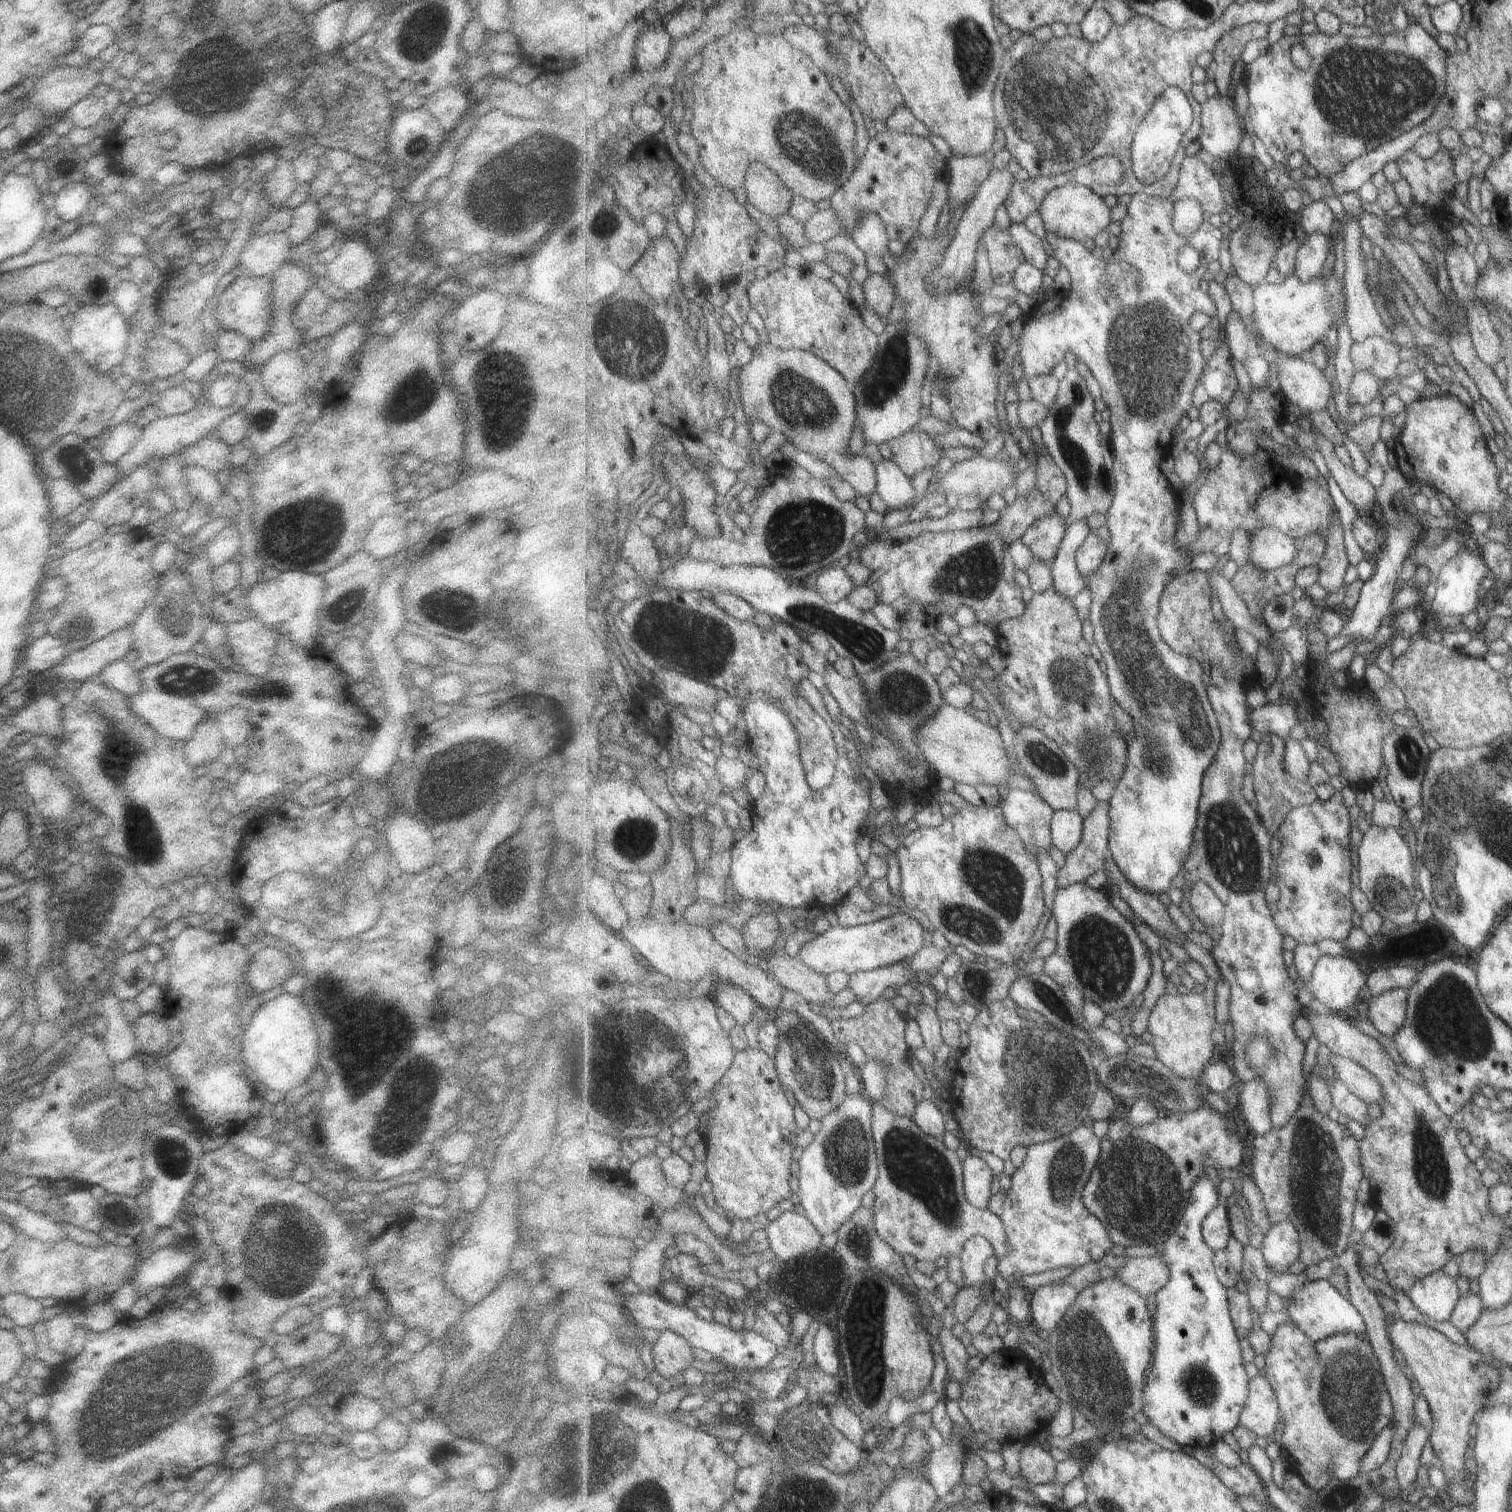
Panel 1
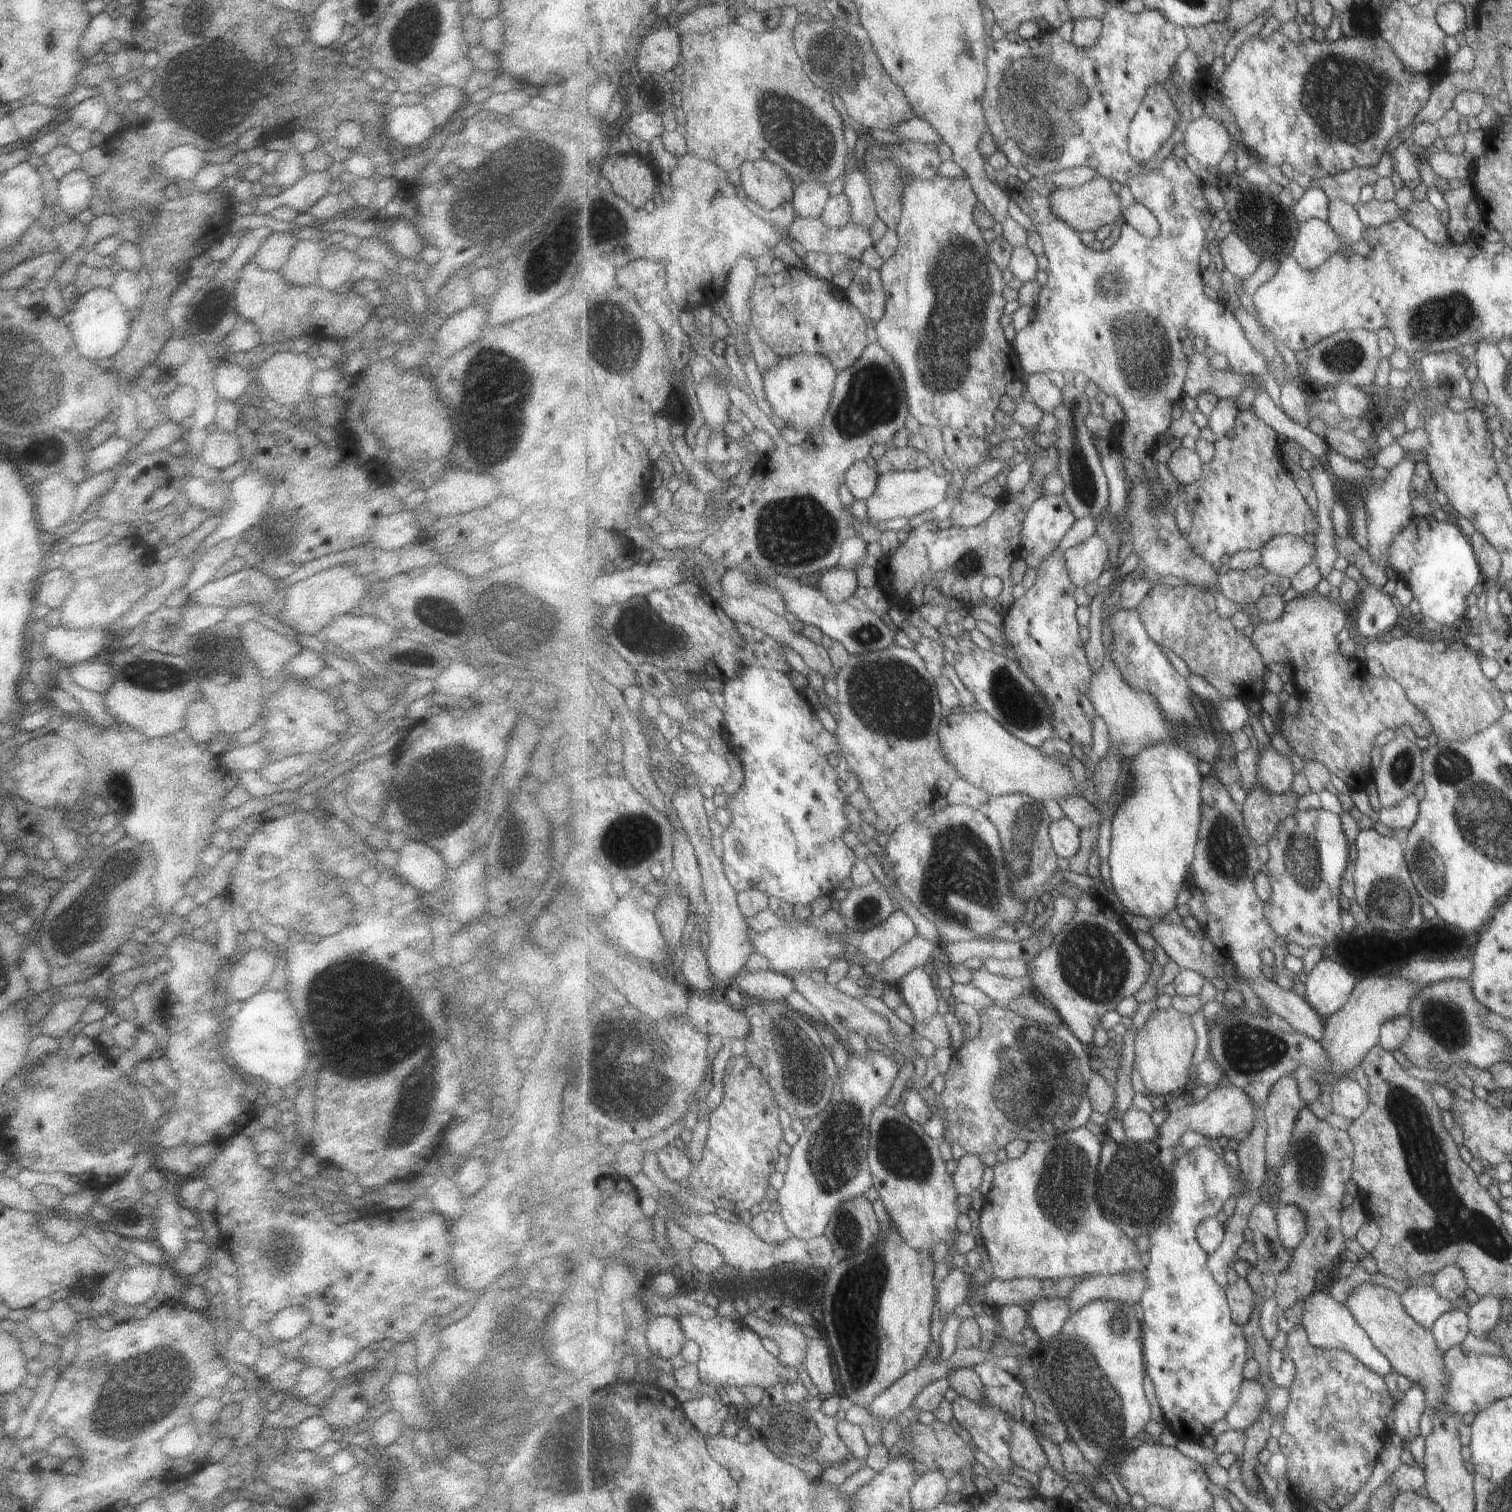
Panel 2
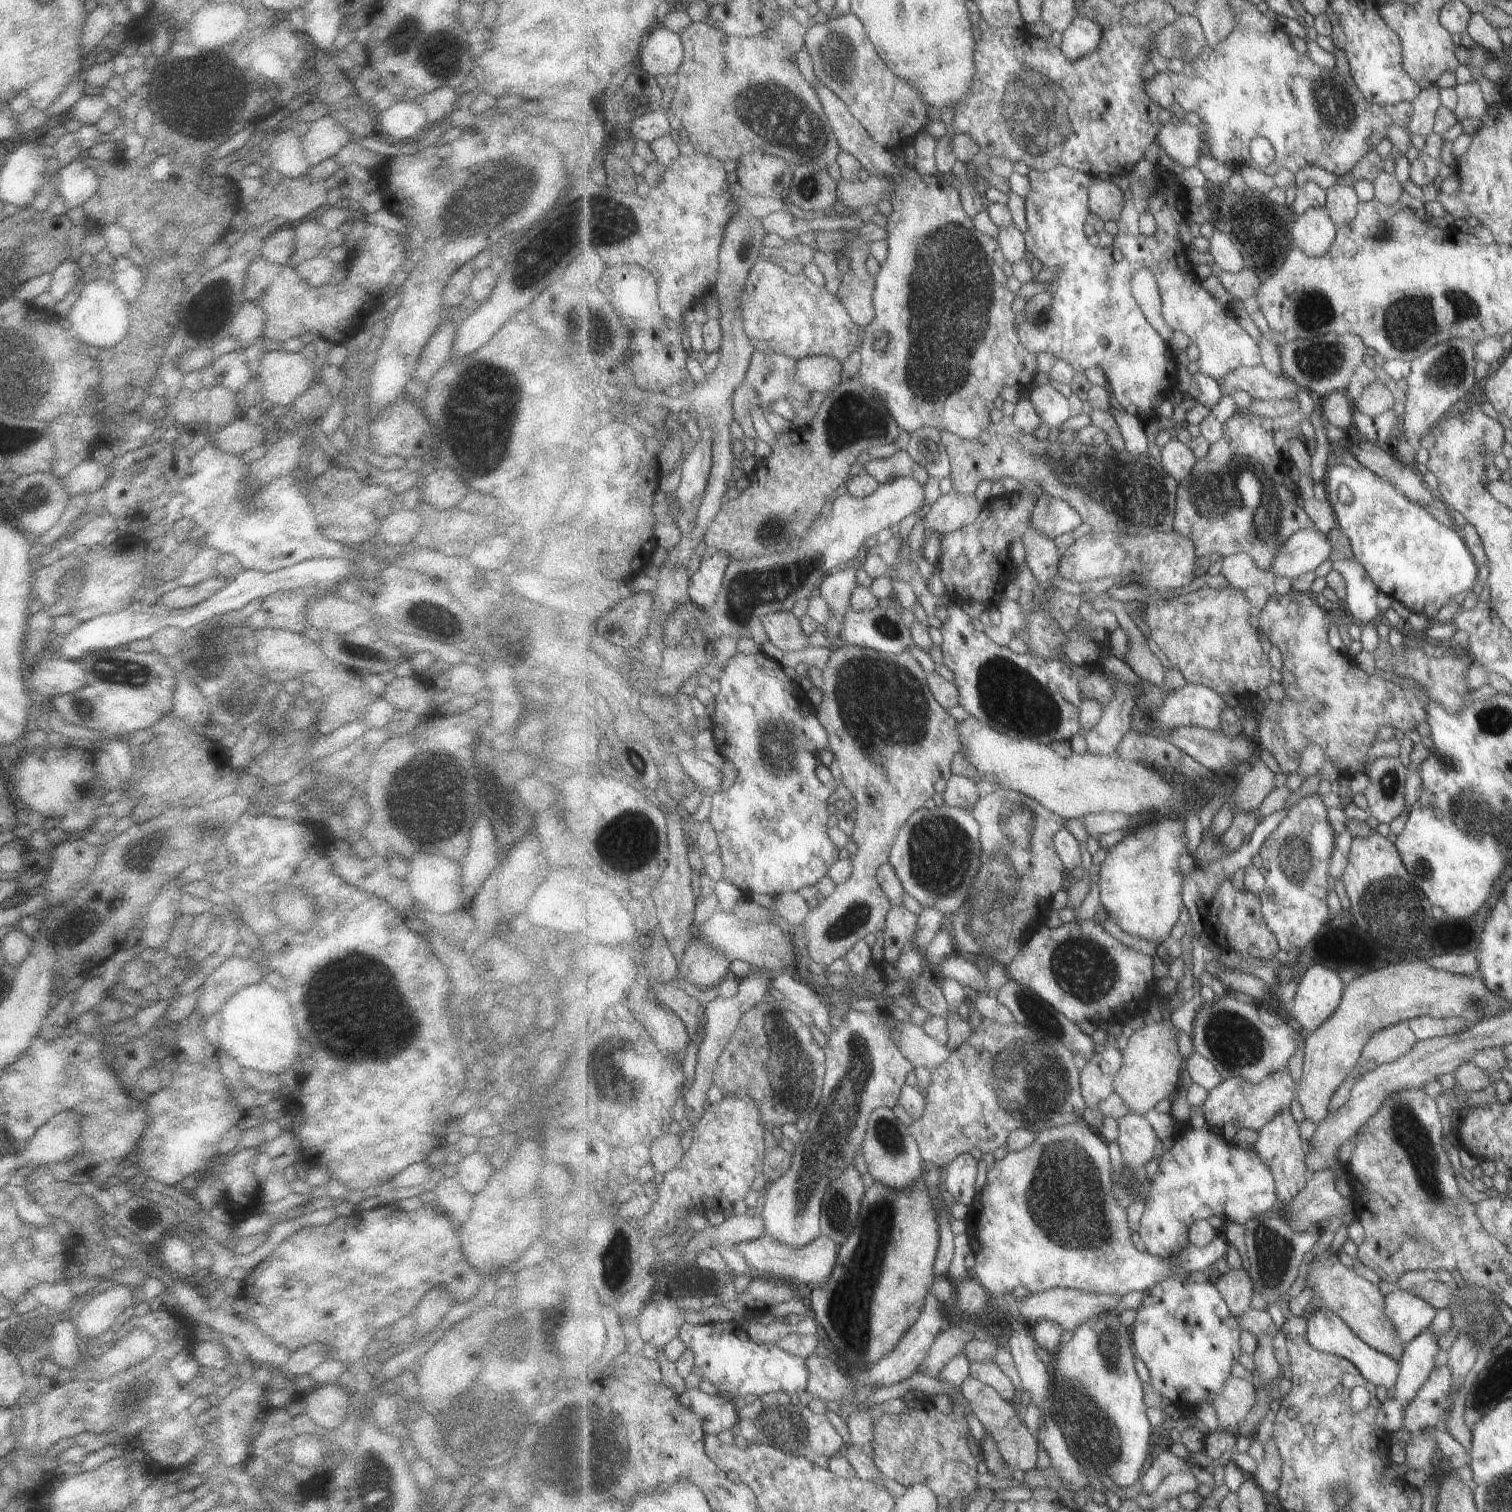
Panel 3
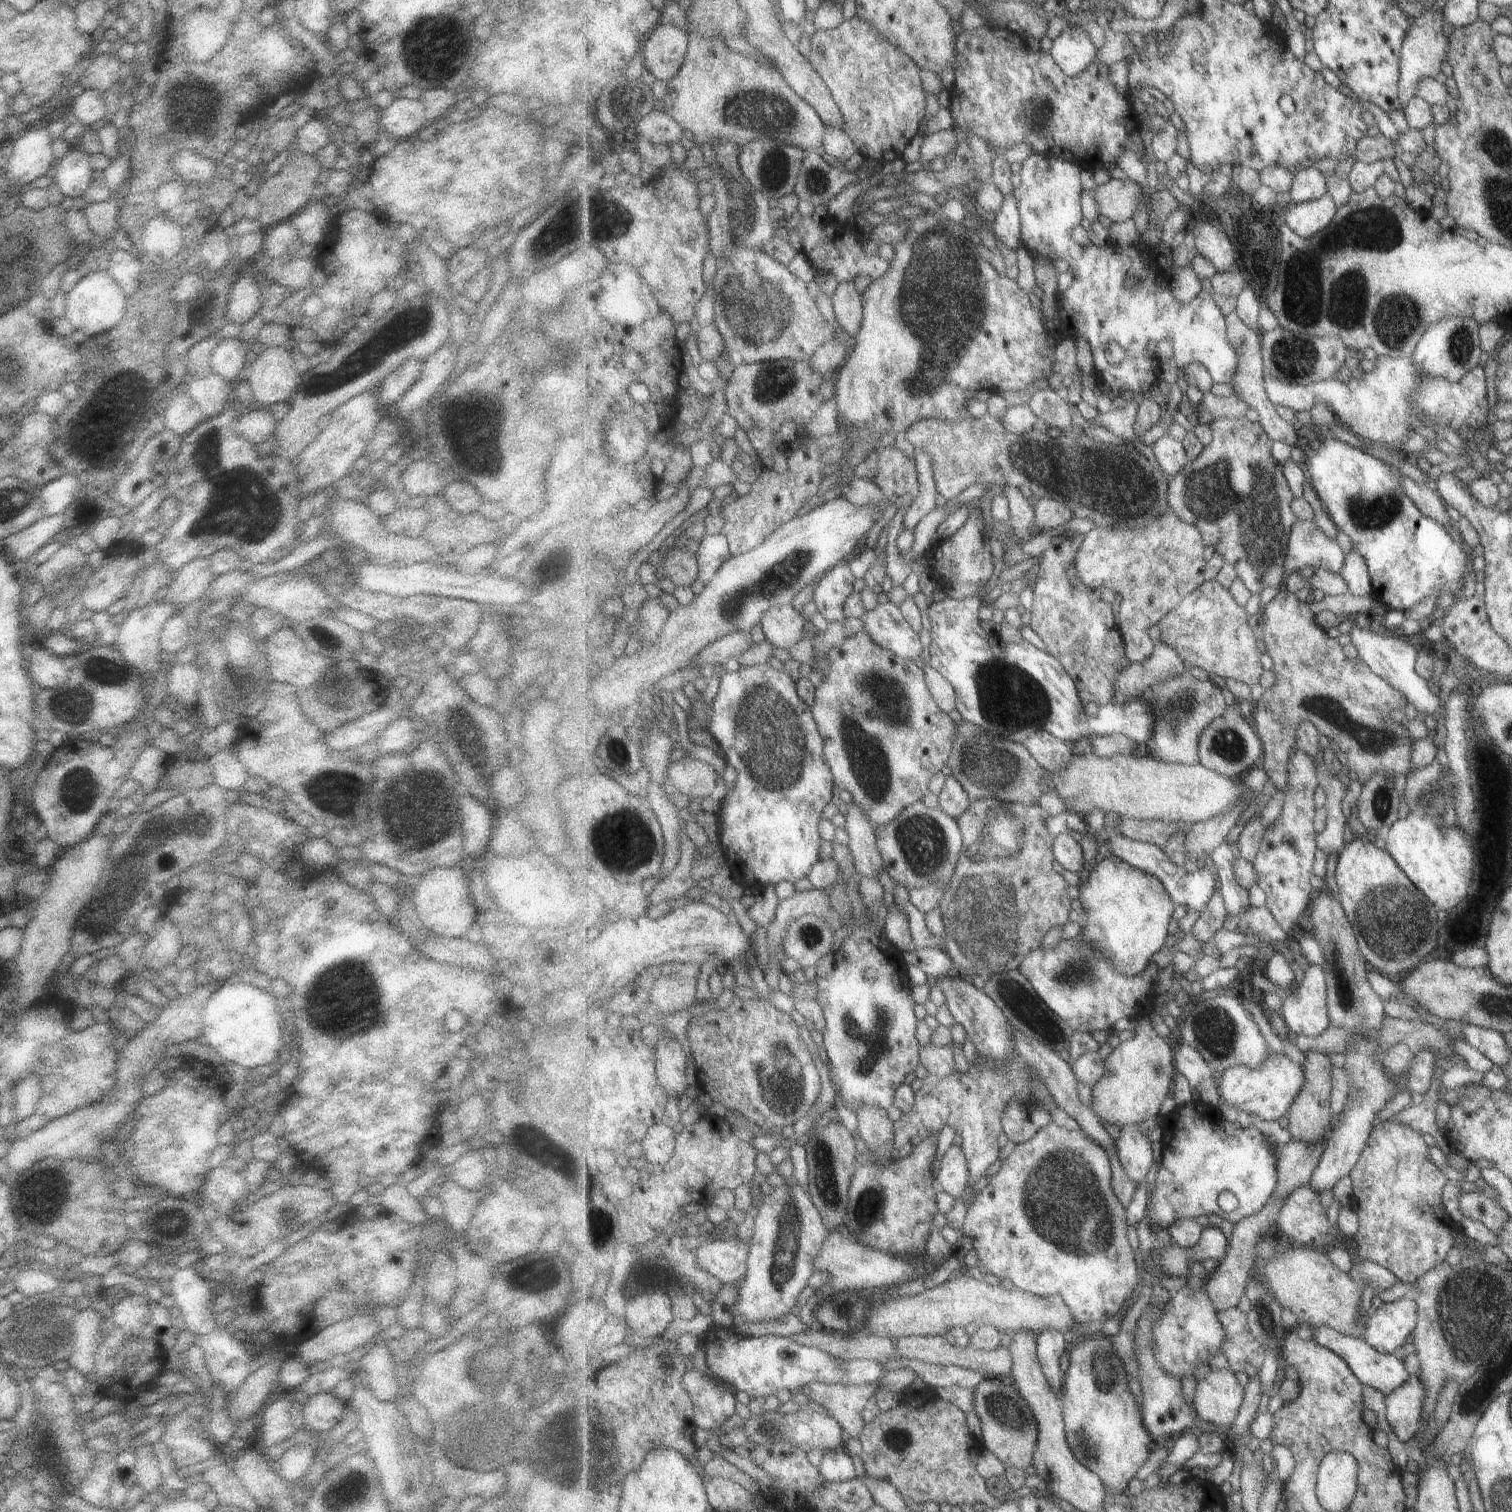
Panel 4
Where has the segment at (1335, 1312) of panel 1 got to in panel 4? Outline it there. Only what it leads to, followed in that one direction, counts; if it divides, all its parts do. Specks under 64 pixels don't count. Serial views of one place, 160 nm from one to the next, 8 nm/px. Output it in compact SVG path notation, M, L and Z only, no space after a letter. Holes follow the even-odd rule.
M1327 1325L1312 1328L1312 1332L1312 1338L1318 1345L1336 1352L1347 1362L1355 1373L1355 1376L1357 1376L1363 1384L1372 1386L1385 1396L1389 1396L1399 1387L1403 1387L1411 1378L1411 1373L1409 1371L1407 1372L1407 1368L1405 1368L1405 1364L1403 1364L1403 1357L1399 1353L1379 1352L1365 1339L1339 1332L1337 1329Z

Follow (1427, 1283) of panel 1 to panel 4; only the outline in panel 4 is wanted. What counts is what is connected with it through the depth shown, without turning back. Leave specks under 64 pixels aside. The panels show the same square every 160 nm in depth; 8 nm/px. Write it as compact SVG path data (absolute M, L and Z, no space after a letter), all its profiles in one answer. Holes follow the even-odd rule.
M1409 1296L1383 1303L1368 1318L1365 1339L1382 1353L1399 1353L1418 1325L1418 1302Z

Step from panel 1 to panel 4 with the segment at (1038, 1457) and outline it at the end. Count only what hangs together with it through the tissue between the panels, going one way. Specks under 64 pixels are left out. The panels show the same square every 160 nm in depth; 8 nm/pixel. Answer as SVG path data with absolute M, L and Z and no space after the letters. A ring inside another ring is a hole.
M988 1376L978 1385L975 1385L974 1412L981 1420L982 1433L980 1446L985 1446L1008 1467L1029 1468L1031 1464L1034 1464L1039 1425L1028 1400L1025 1400L1025 1397L1019 1392L1013 1380L1008 1380L1002 1376Z

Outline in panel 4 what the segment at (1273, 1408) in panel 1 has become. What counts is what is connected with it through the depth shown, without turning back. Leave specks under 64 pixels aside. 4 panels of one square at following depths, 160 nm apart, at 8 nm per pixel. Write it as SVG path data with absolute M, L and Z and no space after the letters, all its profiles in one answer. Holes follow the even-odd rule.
M1209 1369L1203 1380L1196 1386L1194 1404L1196 1413L1209 1425L1209 1429L1222 1432L1223 1426L1233 1424L1237 1413L1244 1403L1246 1385L1239 1384L1237 1376L1231 1369Z

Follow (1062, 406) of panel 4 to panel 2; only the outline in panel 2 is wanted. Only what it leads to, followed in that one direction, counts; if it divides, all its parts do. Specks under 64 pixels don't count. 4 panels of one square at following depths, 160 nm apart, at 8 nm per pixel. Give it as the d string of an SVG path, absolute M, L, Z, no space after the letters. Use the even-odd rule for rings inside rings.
M1025 373L1023 374L1024 384L1026 385L1027 398L1037 403L1044 412L1051 412L1057 410L1062 403L1062 390L1055 386L1045 373Z

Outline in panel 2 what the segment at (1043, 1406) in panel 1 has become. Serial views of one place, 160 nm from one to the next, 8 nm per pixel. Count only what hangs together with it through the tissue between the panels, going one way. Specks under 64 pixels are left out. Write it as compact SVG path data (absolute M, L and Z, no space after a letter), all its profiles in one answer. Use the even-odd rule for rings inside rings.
M993 1361L982 1362L974 1369L984 1382L987 1389L987 1399L972 1401L967 1397L957 1396L952 1402L952 1418L970 1433L971 1440L993 1460L999 1467L1001 1474L1015 1475L1011 1470L1014 1460L1011 1457L1010 1442L1014 1431L1014 1421L1023 1422L1023 1396L1027 1394L1024 1384Z

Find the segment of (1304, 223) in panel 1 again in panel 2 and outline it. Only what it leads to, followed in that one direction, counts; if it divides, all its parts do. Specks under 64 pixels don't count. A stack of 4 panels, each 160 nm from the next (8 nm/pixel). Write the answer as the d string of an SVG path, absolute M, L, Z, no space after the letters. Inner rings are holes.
M1311 187L1305 190L1303 196L1297 202L1292 203L1292 212L1300 223L1307 222L1312 218L1328 222L1330 201L1324 190Z

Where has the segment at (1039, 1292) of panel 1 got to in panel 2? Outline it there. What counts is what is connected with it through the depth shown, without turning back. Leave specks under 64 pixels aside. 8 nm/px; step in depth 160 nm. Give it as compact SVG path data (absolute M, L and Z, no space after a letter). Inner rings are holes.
M1063 1297L1041 1299L1029 1308L1029 1324L1035 1330L1036 1339L1046 1345L1058 1336L1062 1326L1072 1315L1068 1300Z

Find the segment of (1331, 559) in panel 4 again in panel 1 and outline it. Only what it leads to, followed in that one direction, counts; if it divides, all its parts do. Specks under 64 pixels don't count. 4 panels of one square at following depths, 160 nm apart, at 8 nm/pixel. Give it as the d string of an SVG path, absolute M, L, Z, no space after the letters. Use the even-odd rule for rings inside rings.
M1265 527L1250 536L1248 562L1255 567L1270 571L1292 563L1297 558L1293 537L1277 527Z

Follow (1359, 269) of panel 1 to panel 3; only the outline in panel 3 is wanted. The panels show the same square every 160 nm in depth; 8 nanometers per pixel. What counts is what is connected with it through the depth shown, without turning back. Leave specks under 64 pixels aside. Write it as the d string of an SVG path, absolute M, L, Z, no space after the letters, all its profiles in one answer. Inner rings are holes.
M1345 184L1333 185L1328 189L1328 202L1326 205L1329 216L1337 227L1347 226L1357 216L1360 204L1357 192Z

